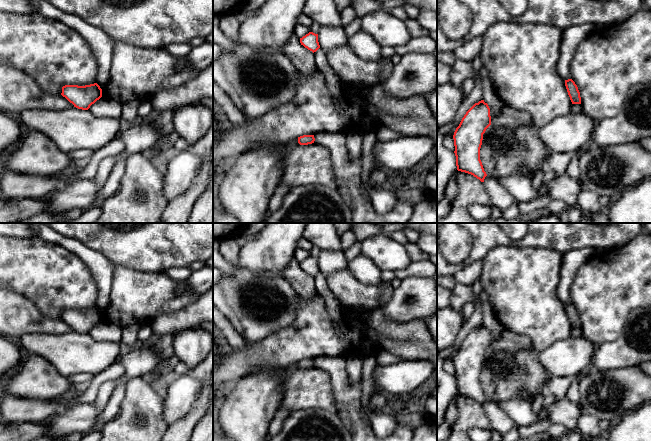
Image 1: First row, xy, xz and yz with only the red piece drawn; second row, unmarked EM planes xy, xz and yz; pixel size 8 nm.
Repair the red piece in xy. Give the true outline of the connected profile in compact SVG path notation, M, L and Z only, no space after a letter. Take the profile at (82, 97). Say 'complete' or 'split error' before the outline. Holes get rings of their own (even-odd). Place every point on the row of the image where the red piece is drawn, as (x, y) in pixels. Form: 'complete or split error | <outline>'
complete | M97 83L85 86L65 85L62 87L61 95L74 107L88 110L92 104L102 97L102 89Z

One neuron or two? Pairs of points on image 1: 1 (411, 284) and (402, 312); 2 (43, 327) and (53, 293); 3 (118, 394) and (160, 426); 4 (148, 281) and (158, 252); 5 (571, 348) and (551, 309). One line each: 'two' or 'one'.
1: one
2: two
3: two
4: two
5: two

